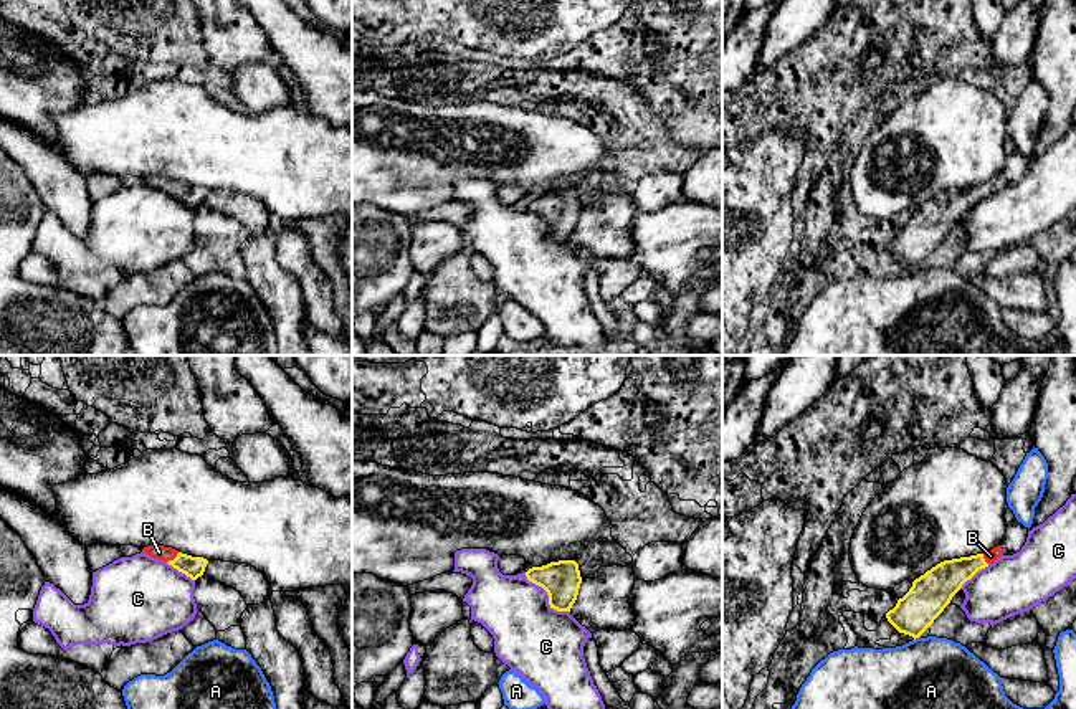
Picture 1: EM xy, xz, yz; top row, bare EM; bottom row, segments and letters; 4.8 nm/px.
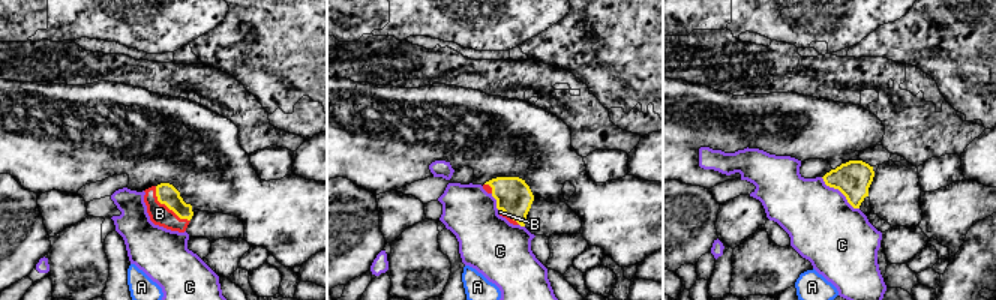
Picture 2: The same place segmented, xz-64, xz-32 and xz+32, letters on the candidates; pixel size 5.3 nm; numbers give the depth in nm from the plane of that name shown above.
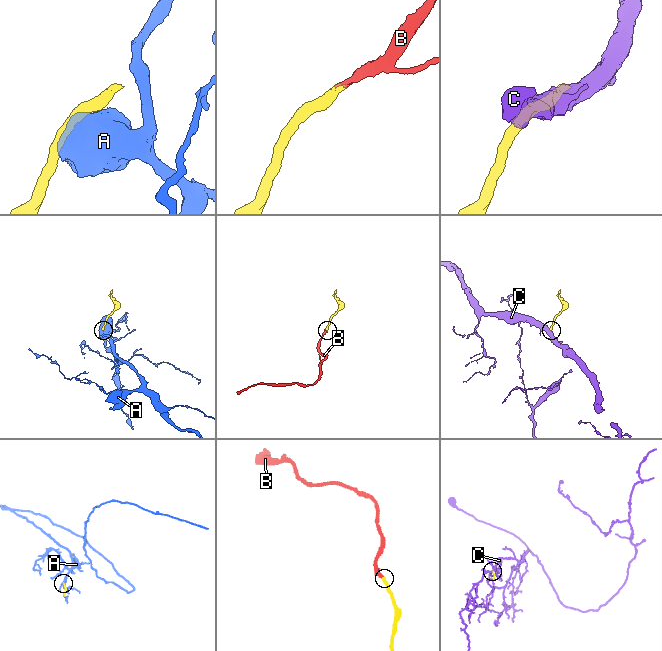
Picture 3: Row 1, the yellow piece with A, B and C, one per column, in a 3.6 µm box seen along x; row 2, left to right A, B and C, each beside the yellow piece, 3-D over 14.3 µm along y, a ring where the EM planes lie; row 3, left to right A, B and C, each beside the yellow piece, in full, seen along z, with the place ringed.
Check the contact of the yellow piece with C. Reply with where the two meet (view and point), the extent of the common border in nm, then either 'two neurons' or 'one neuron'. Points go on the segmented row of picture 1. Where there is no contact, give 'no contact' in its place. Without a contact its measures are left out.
xz (547, 594) | 300 nm | two neurons

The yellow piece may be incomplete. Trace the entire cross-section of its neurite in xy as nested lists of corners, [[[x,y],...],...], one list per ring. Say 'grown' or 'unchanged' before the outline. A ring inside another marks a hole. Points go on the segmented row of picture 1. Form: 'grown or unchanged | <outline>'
grown | [[[147,545],[142,549],[142,552],[157,560],[167,562],[179,572],[190,577],[192,580],[197,580],[198,577],[202,577],[208,564],[208,560],[203,557],[192,557],[172,547],[164,547],[164,545]]]

